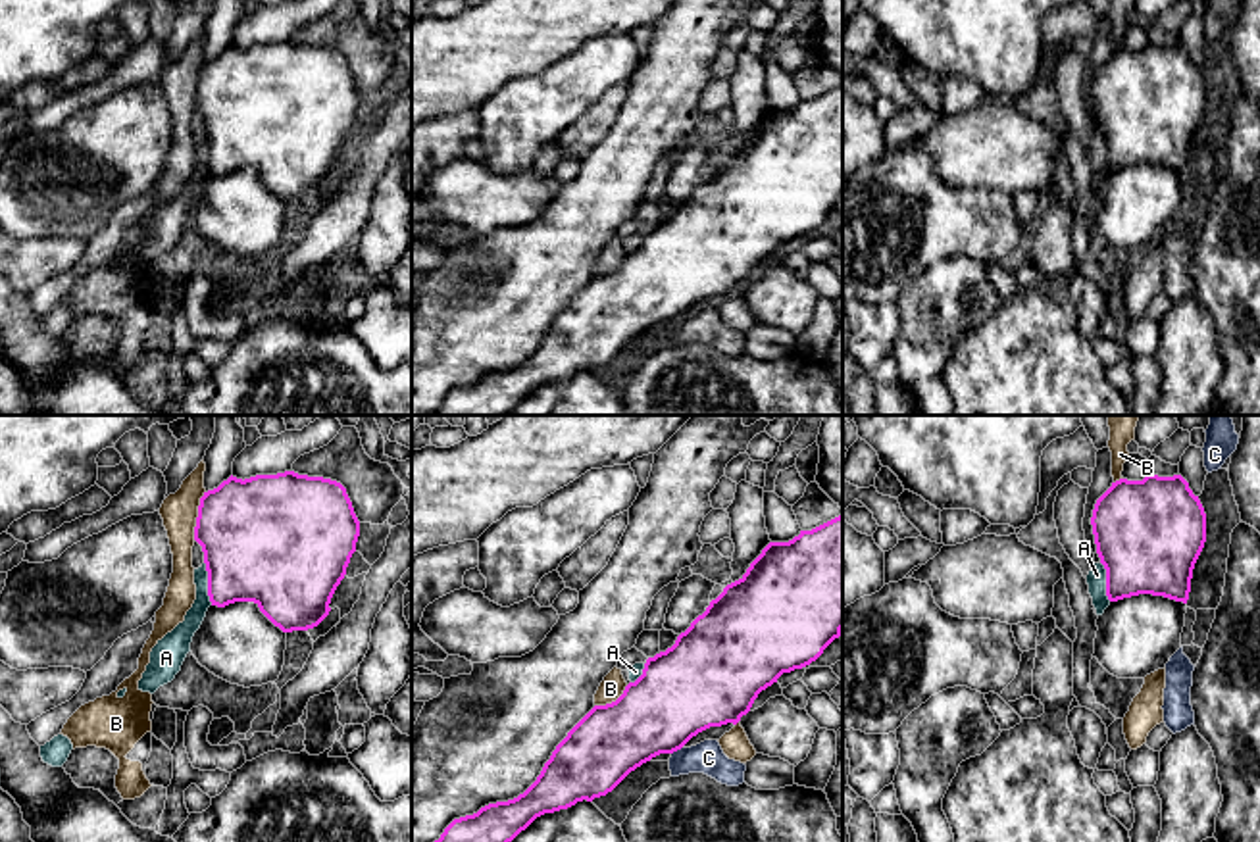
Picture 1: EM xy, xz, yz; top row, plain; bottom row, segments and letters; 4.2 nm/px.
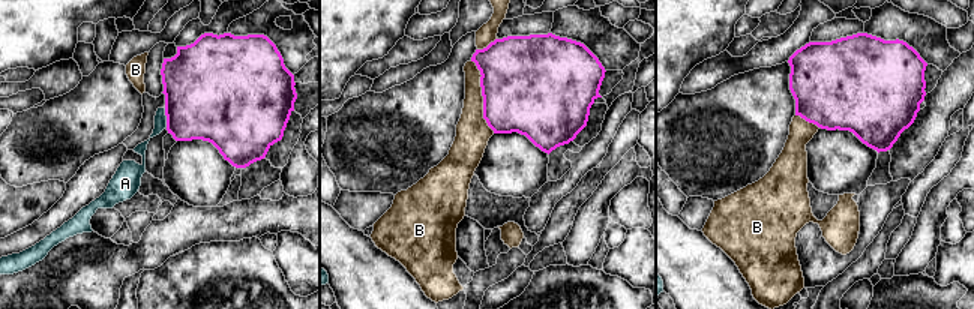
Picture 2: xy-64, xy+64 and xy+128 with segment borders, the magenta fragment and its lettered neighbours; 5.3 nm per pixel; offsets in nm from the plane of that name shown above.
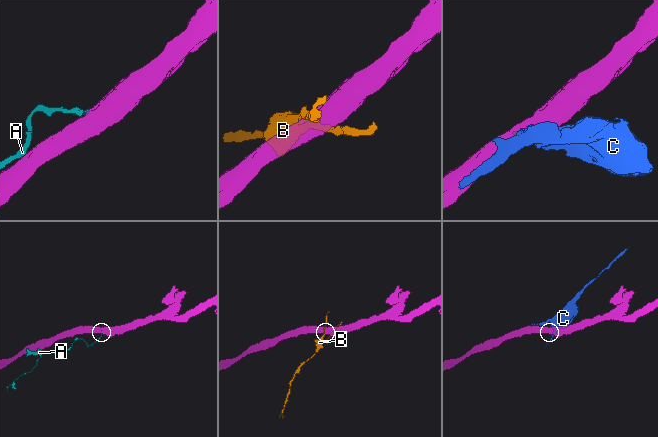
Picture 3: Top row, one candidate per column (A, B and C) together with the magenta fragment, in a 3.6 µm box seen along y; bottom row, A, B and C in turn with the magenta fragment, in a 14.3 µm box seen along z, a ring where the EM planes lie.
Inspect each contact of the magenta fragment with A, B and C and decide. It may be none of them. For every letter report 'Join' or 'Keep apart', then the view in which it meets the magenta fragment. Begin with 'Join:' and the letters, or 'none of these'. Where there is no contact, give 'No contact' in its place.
Join: none of these
A: Keep apart. Touches magenta in xy
B: Keep apart. Touches magenta in xy
C: Keep apart. Touches magenta in xz

